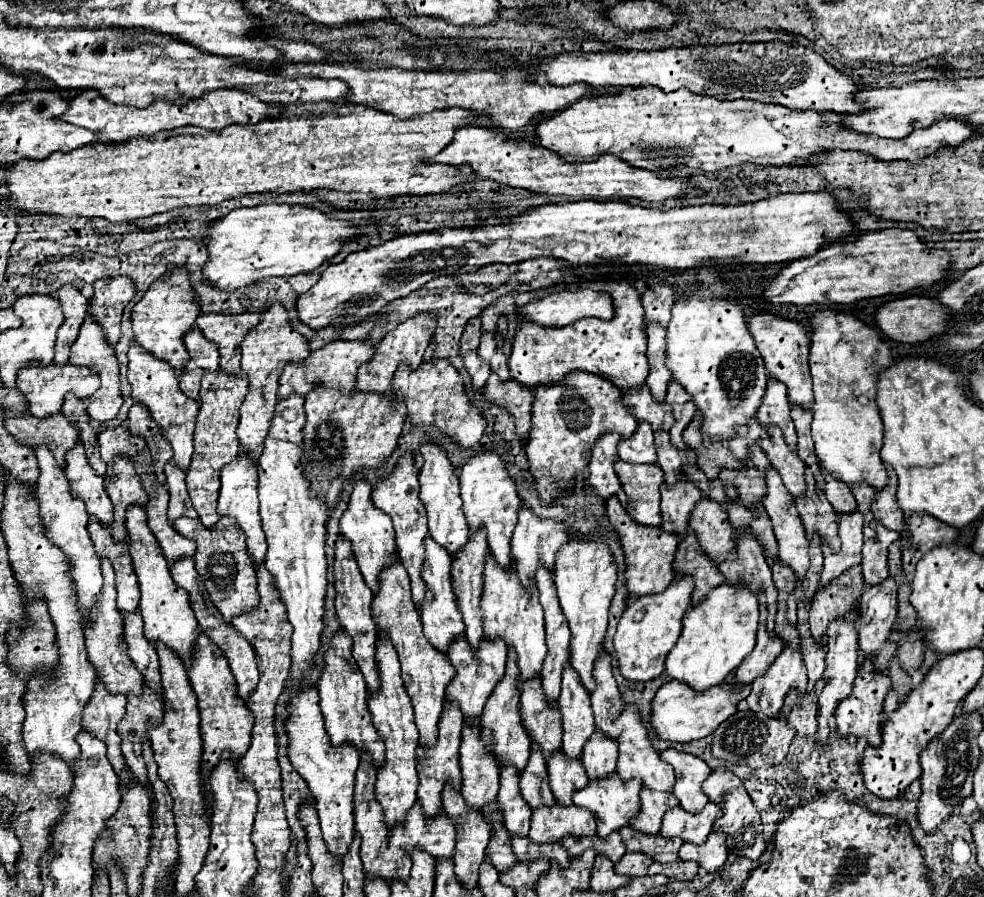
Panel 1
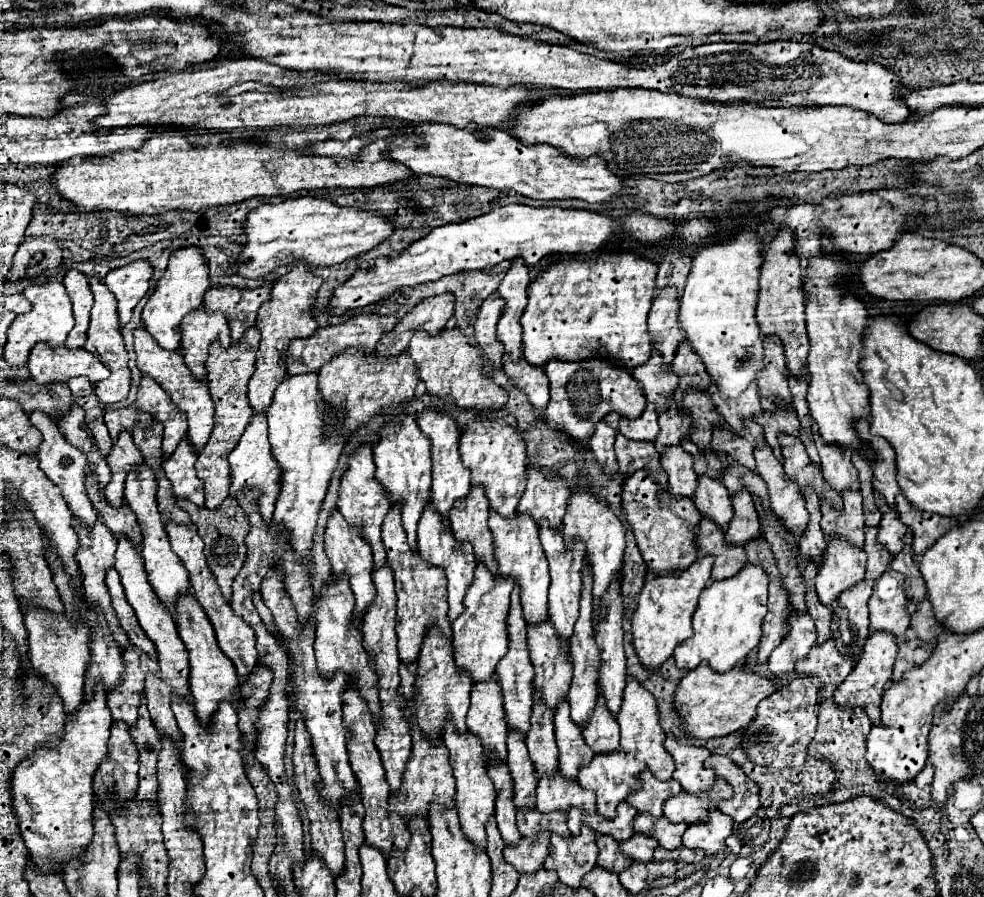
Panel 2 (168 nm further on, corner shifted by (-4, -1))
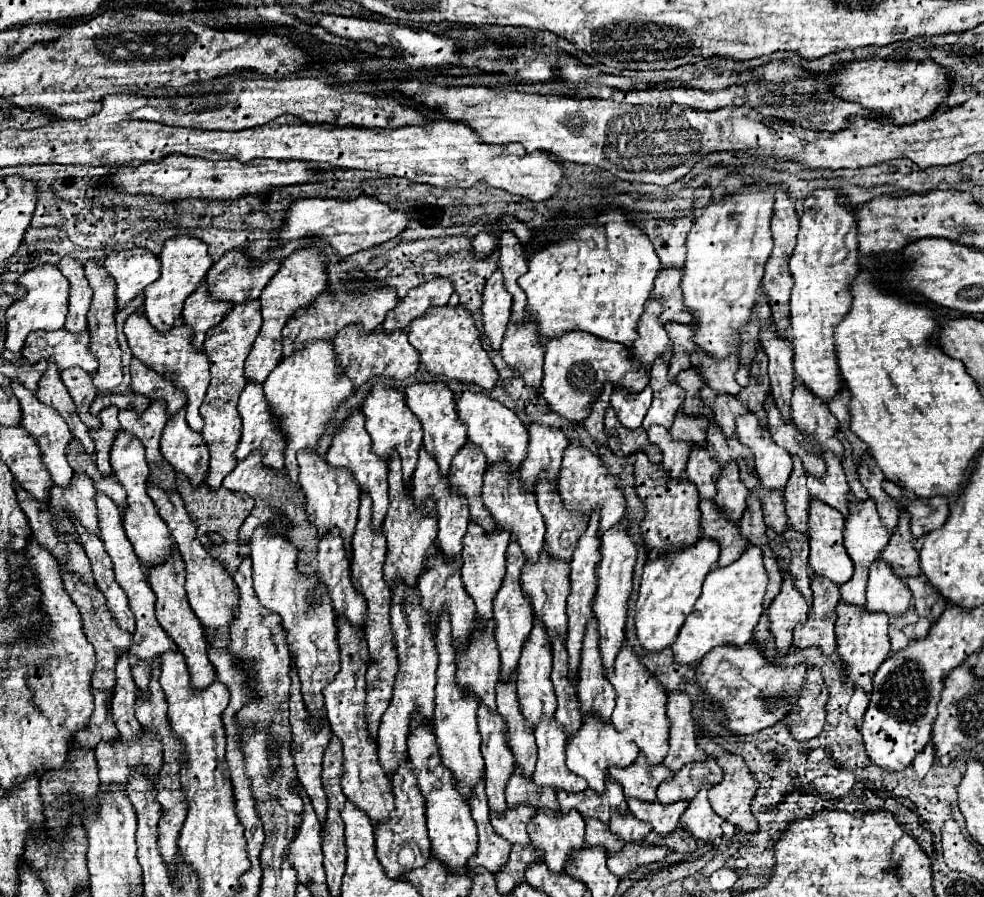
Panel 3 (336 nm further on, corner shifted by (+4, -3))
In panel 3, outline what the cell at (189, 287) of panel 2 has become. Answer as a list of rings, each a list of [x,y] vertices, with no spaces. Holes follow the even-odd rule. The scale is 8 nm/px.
[[[188,235],[168,239],[164,243],[162,253],[158,255],[158,259],[162,263],[162,271],[160,271],[160,277],[152,285],[148,285],[148,289],[144,289],[144,295],[146,295],[146,299],[144,299],[144,315],[148,317],[150,325],[156,331],[164,333],[164,331],[168,331],[168,329],[172,329],[172,327],[176,327],[180,323],[184,301],[188,299],[190,293],[194,293],[202,285],[208,269],[214,263],[208,257],[206,243],[200,241],[200,239],[188,237]]]

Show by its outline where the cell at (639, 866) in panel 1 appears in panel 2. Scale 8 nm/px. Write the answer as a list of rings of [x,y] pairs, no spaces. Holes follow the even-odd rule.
[[[634,833],[632,839],[626,839],[624,843],[620,843],[620,851],[628,857],[632,857],[634,861],[642,861],[648,863],[652,861],[652,853],[658,847],[656,839],[652,839],[650,835],[644,833]]]

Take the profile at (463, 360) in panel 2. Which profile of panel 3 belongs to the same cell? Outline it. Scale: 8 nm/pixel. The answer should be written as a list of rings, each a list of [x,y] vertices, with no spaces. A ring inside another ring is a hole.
[[[436,307],[424,317],[418,317],[408,327],[408,339],[420,353],[420,363],[426,371],[440,379],[456,379],[462,383],[478,385],[486,391],[492,391],[498,381],[498,371],[494,369],[490,357],[482,349],[478,331],[470,313],[462,307]]]

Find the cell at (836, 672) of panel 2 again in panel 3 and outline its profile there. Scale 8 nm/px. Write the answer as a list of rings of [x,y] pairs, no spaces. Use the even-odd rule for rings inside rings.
[[[812,577],[812,591],[814,591],[814,605],[810,617],[800,629],[796,629],[794,647],[808,649],[816,647],[822,655],[832,655],[836,651],[836,603],[840,601],[840,591],[836,585],[828,585],[828,581],[816,581]]]

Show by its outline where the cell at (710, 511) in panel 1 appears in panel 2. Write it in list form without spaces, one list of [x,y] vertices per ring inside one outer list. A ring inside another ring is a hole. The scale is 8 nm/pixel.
[[[700,475],[698,489],[696,489],[692,501],[702,515],[710,517],[720,527],[726,529],[728,521],[732,519],[732,503],[730,503],[728,489],[724,487],[724,483],[718,477]]]

